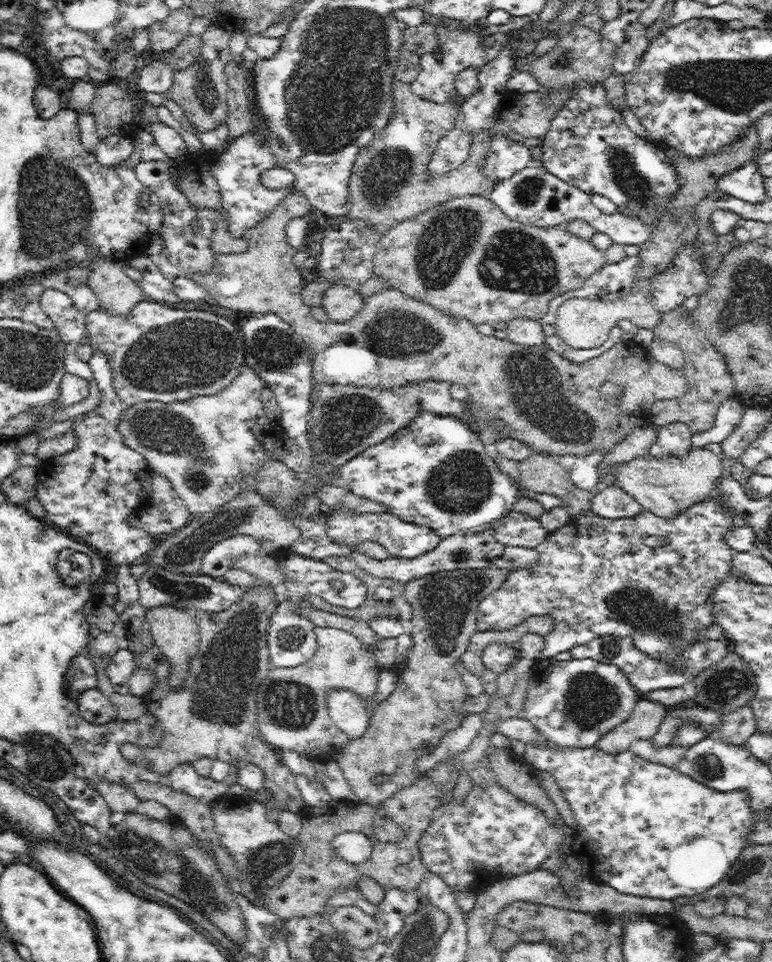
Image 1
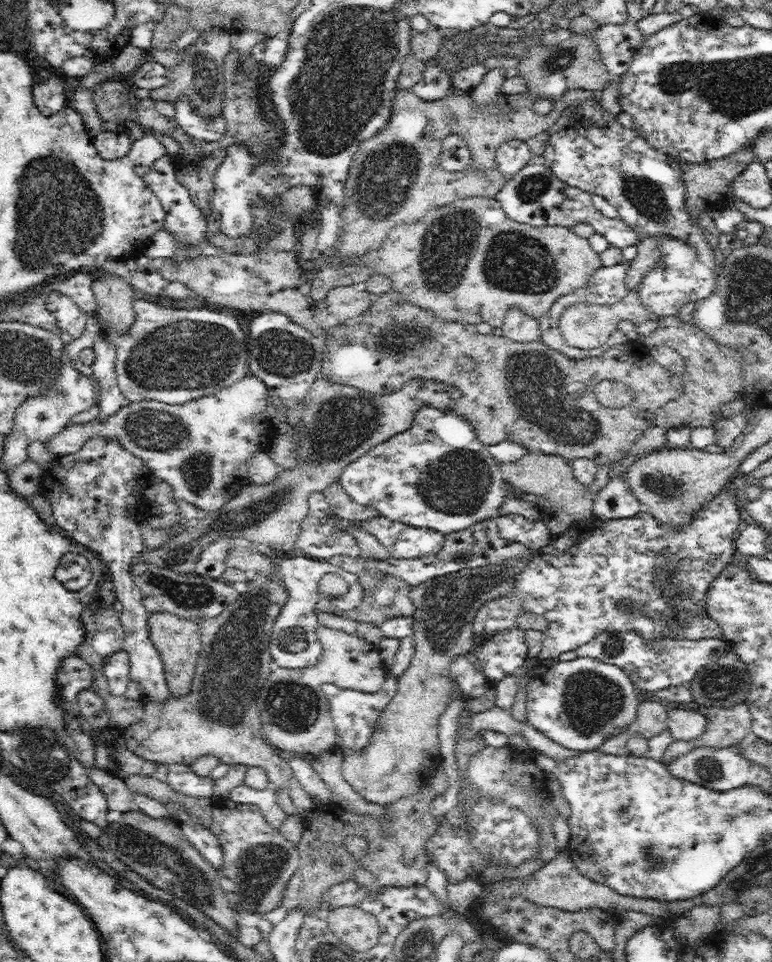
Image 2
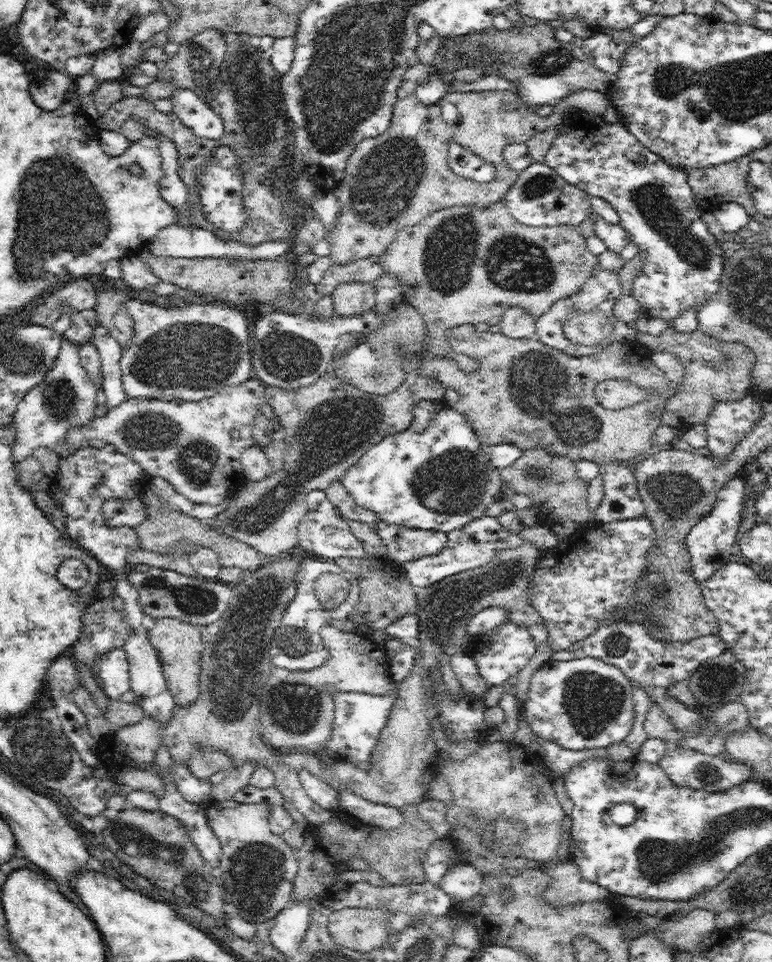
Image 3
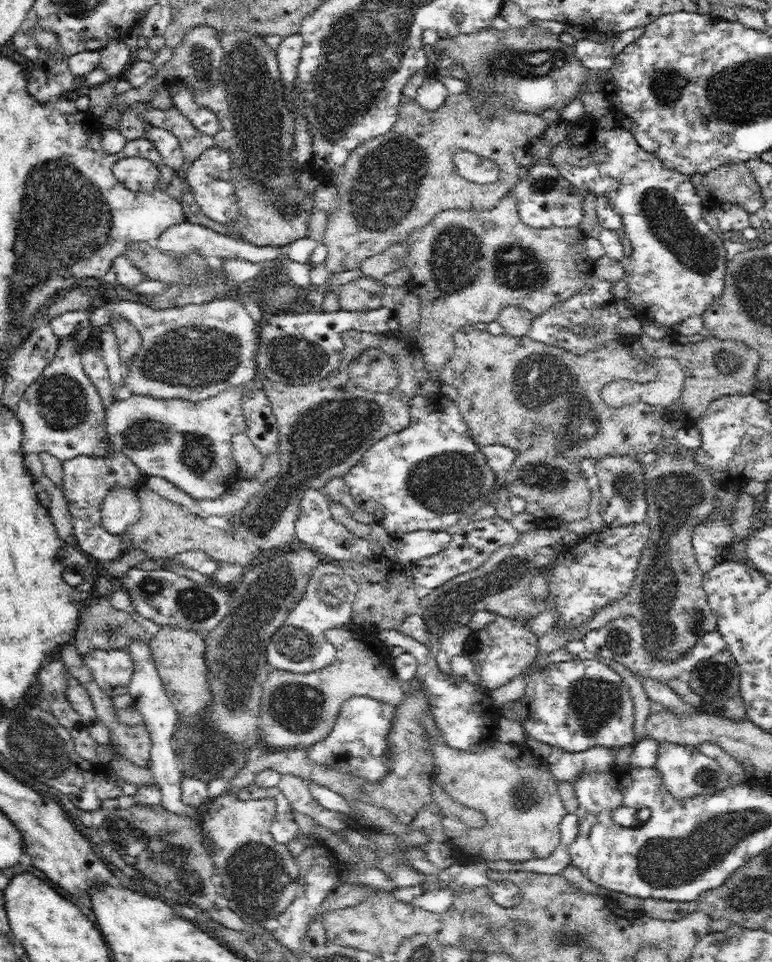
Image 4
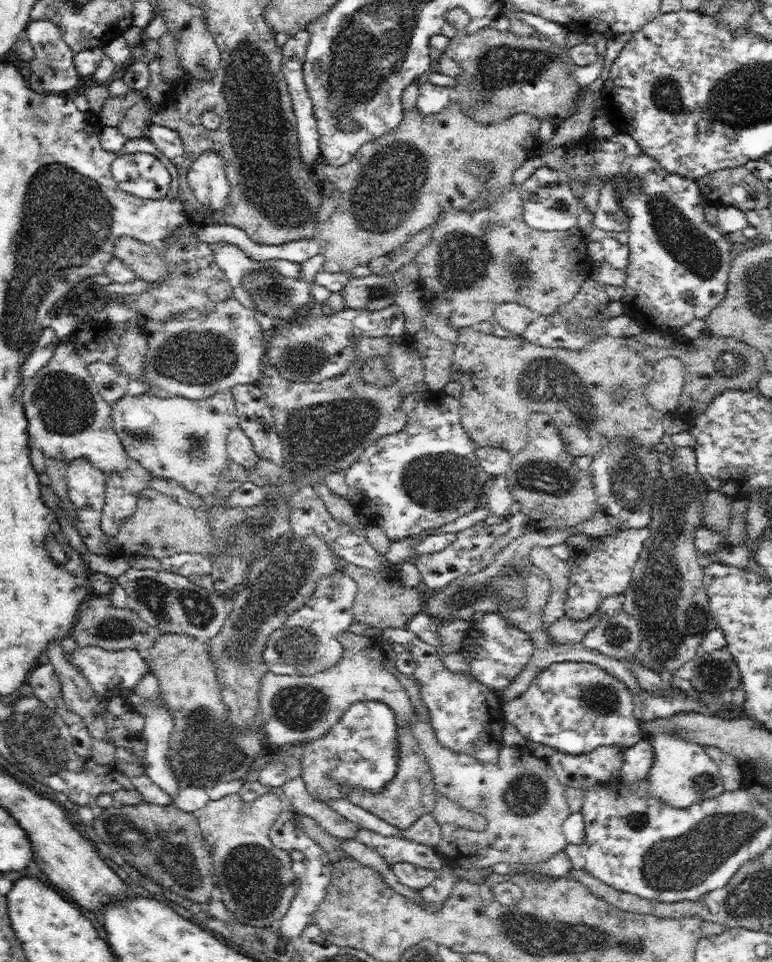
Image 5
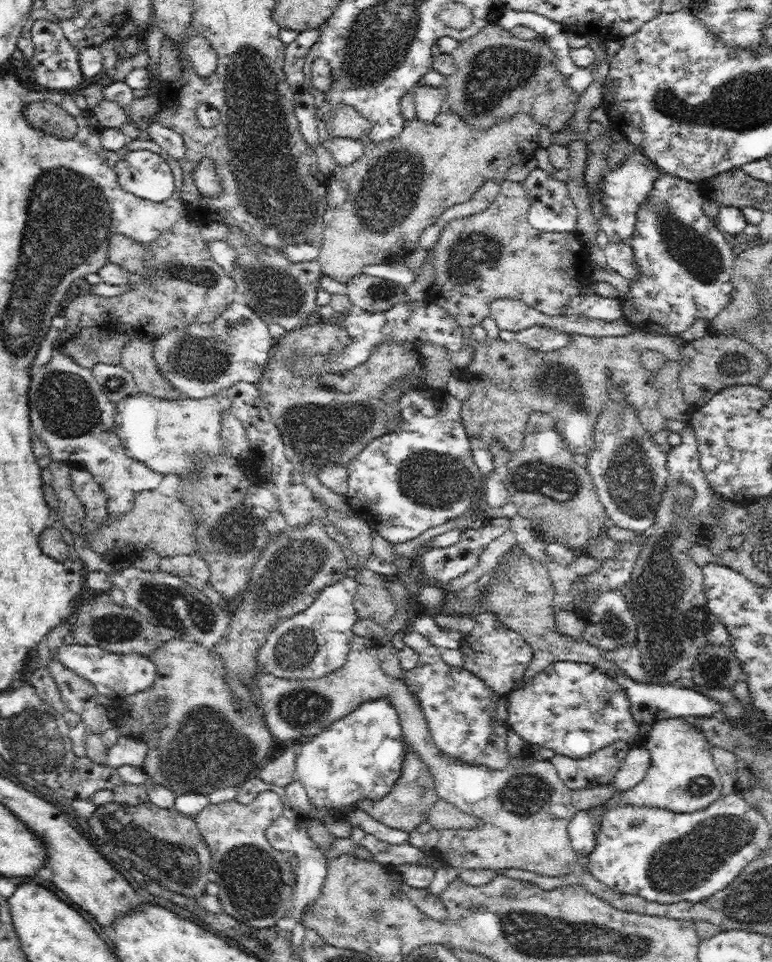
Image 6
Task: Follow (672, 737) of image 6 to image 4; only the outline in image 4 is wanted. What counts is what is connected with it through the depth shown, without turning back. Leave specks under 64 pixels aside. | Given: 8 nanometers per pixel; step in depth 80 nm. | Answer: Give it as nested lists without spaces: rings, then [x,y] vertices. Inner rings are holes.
[[[662,741],[659,744],[658,758],[654,767],[659,772],[666,790],[678,800],[700,794],[716,794],[728,788],[730,784],[729,776],[722,770],[717,760],[706,756],[697,747],[689,745]]]

